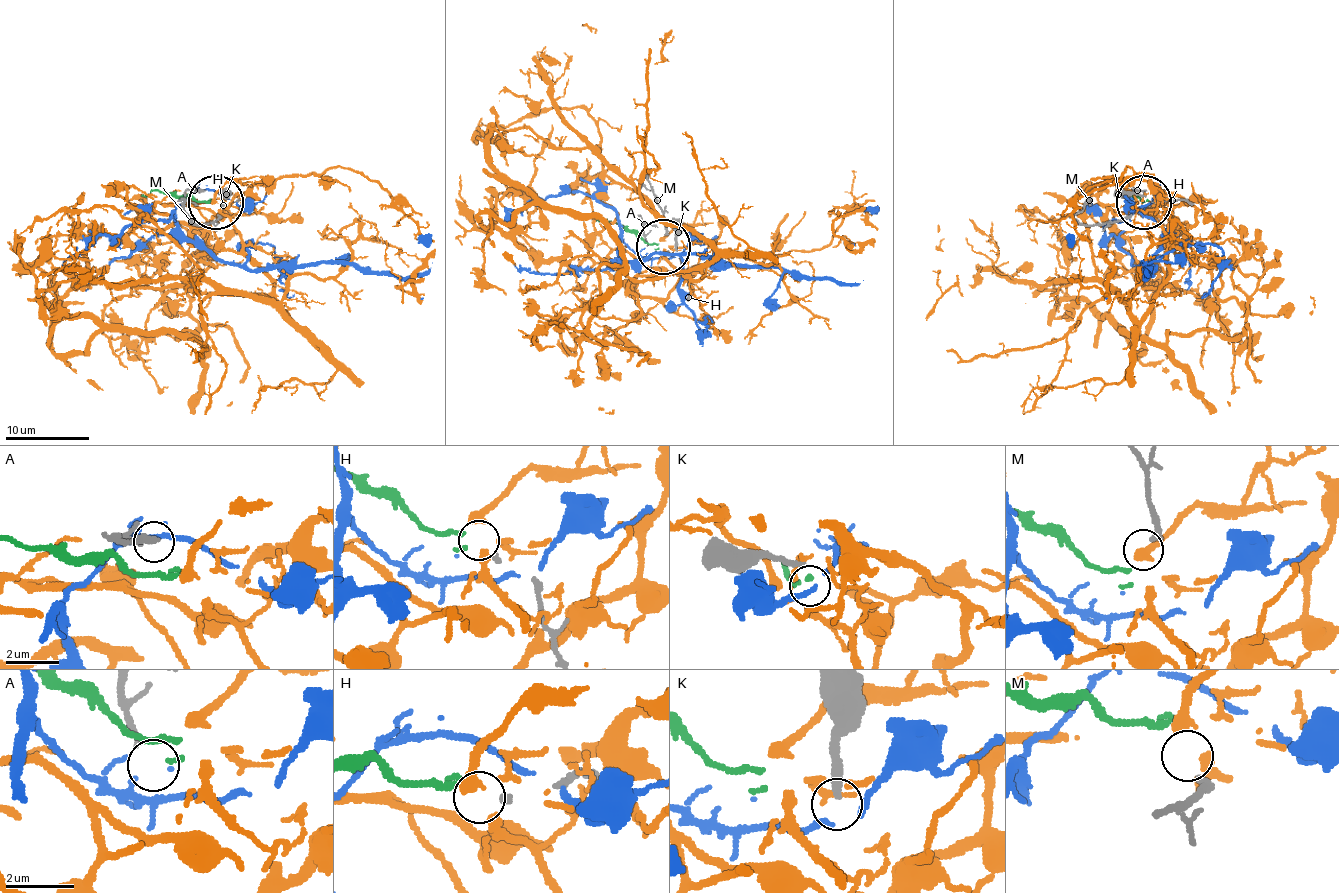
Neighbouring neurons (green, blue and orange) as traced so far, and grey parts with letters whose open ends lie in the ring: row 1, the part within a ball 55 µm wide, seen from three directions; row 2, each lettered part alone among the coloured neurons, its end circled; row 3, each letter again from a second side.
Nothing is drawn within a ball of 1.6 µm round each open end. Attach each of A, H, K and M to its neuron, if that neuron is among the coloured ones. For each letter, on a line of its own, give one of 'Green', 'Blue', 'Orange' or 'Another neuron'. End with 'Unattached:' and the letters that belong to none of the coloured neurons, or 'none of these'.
A: Another neuron
H: Green
K: Another neuron
M: Orange
Unattached: A, K

